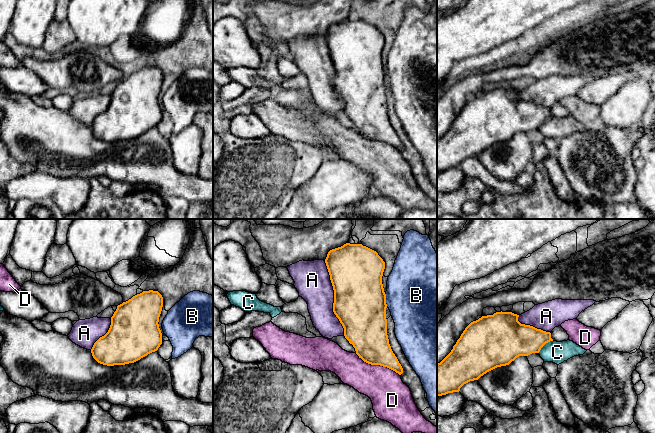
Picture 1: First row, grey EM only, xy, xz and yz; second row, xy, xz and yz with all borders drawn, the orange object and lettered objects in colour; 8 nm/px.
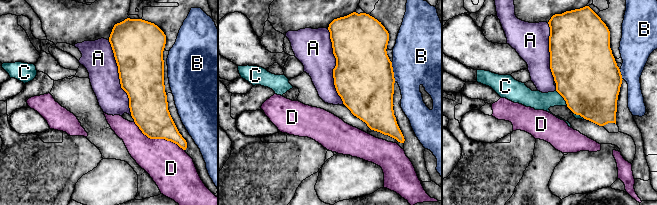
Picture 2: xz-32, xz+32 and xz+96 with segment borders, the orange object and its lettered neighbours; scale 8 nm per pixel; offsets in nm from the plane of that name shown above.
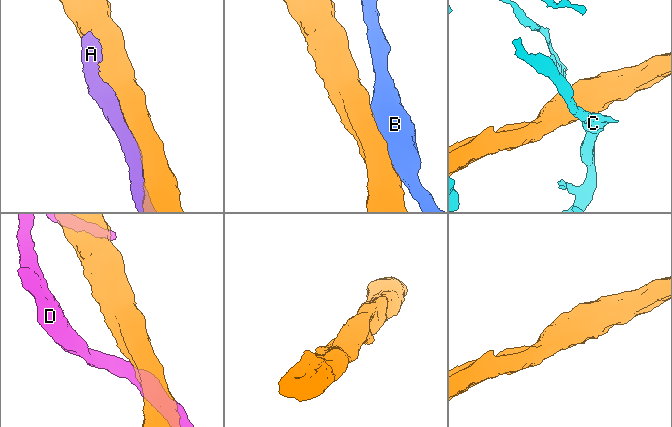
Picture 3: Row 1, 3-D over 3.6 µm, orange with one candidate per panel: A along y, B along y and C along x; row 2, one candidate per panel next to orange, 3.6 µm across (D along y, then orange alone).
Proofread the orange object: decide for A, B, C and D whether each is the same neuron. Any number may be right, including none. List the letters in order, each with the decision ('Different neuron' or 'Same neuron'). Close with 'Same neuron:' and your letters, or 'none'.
A: Same neuron
B: Different neuron
C: Different neuron
D: Different neuron
Same neuron: A

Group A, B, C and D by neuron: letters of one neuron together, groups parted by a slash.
A / B / C / D

